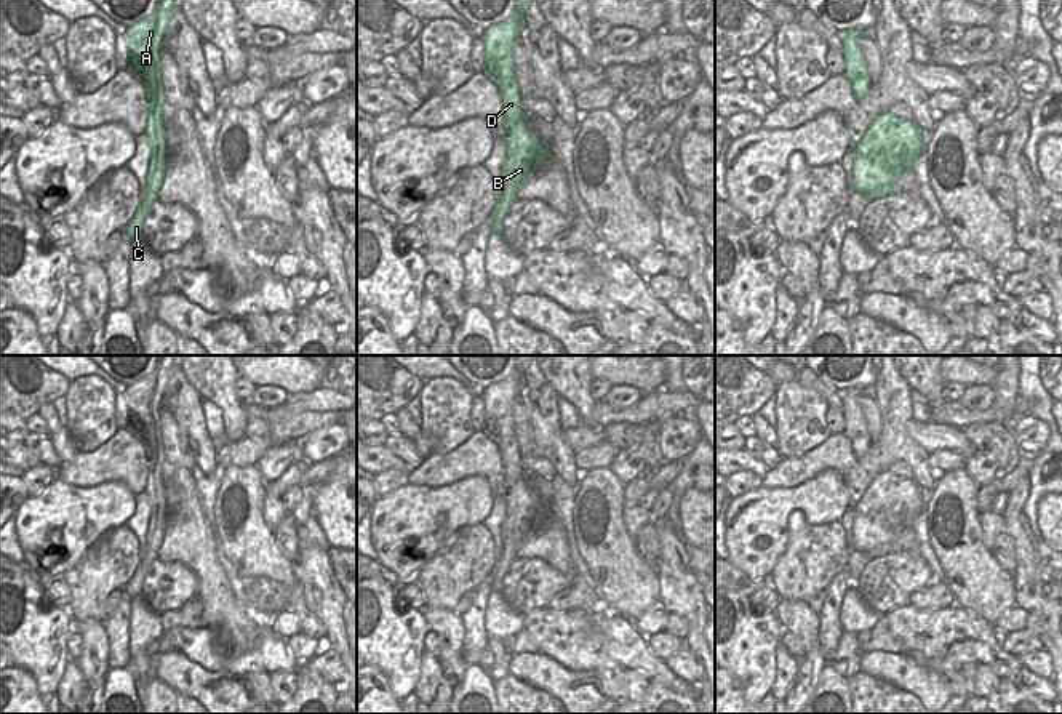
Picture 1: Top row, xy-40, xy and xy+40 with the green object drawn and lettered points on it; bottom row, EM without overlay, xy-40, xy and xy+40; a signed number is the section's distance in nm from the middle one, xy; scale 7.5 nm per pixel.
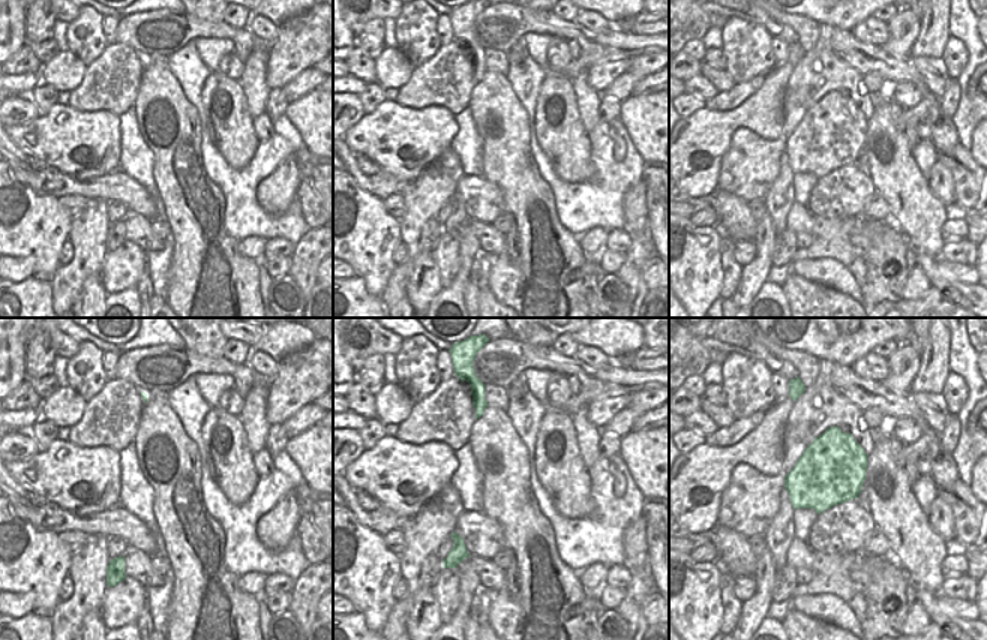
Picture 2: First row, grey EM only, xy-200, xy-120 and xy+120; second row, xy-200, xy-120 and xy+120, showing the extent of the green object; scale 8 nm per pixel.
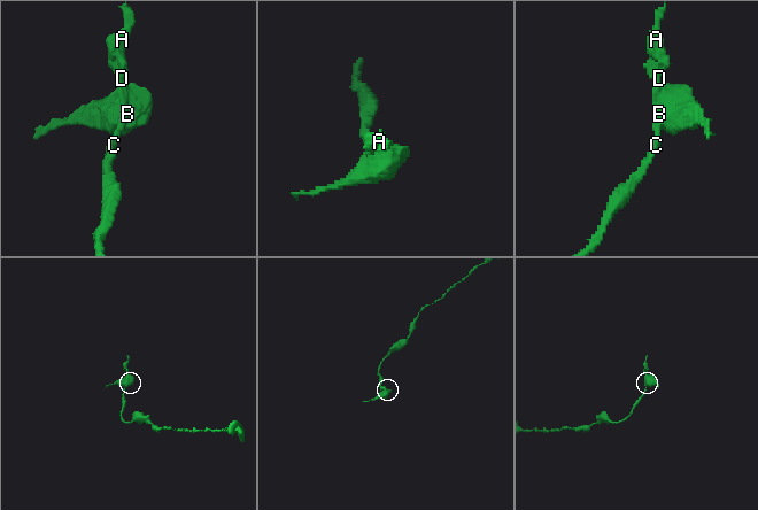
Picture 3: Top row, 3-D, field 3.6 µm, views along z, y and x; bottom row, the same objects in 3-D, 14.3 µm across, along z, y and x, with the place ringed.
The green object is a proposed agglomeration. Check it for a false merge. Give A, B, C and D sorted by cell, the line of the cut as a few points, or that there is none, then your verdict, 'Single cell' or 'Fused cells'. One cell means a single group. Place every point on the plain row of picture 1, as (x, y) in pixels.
Groups: A C D / B. Split along xy (503, 537), (520, 541). Fused cells.

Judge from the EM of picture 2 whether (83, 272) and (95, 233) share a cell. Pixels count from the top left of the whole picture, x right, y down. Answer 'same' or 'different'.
same

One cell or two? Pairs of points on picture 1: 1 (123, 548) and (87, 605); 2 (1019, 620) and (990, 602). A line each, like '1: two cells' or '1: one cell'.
1: one cell
2: two cells

